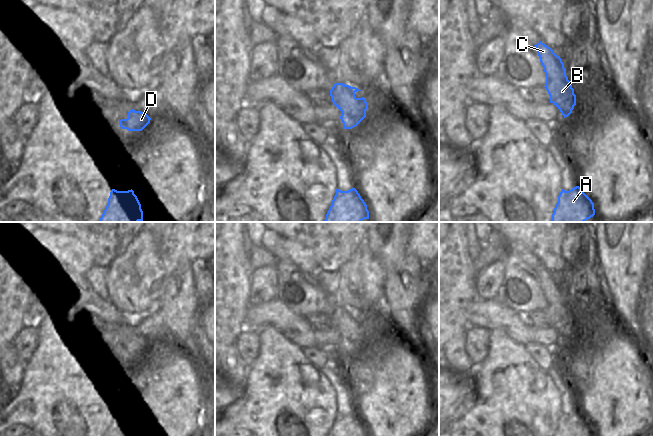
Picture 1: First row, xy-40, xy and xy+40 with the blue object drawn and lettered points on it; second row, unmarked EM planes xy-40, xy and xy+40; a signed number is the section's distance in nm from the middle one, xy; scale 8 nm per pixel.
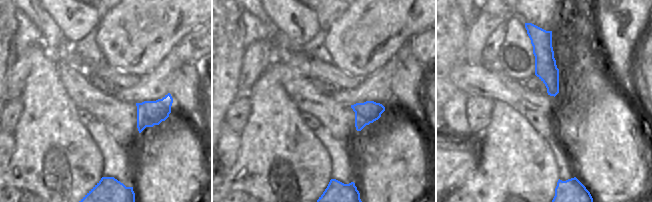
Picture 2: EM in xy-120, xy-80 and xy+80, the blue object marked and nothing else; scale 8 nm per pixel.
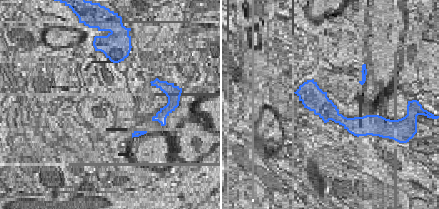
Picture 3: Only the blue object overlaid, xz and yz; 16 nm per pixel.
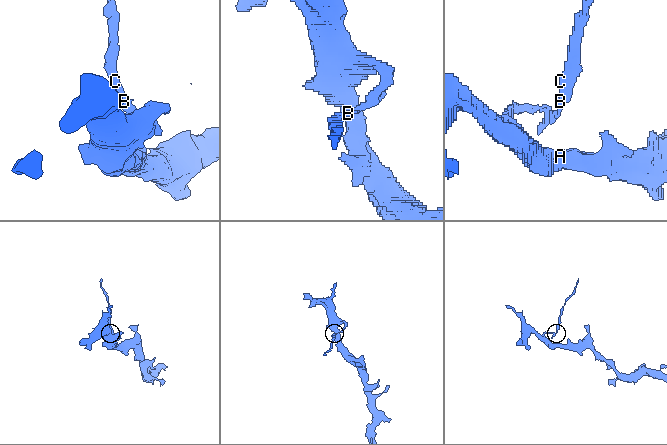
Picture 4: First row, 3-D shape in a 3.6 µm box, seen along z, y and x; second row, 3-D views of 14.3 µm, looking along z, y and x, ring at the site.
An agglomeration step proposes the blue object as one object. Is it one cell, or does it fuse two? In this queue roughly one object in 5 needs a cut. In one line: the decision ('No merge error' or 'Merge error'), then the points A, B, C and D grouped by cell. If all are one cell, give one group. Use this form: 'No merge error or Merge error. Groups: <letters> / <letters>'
No merge error. Groups: A B C D.

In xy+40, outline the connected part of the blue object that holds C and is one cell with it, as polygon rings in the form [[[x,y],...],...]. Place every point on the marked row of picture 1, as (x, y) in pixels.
[[[541,41],[534,45],[546,74],[545,88],[553,103],[565,117],[568,117],[576,105],[574,89],[566,76],[566,69],[560,56]]]

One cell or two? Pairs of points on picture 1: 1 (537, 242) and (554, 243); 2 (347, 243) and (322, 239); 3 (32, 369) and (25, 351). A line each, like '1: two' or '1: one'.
1: one
2: one
3: two

